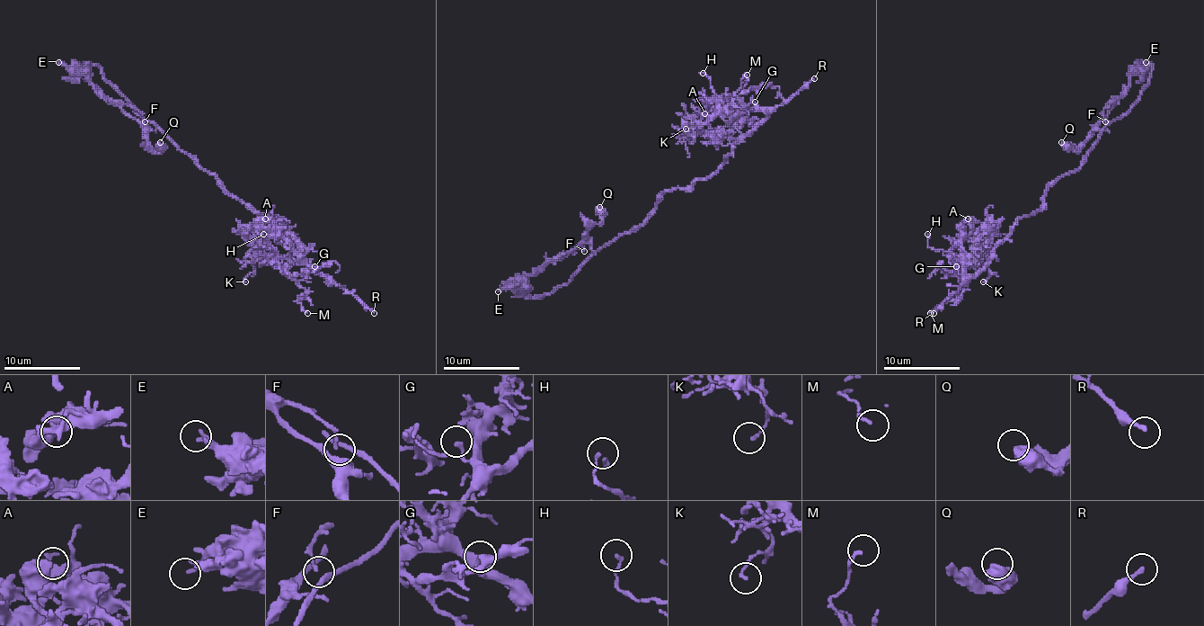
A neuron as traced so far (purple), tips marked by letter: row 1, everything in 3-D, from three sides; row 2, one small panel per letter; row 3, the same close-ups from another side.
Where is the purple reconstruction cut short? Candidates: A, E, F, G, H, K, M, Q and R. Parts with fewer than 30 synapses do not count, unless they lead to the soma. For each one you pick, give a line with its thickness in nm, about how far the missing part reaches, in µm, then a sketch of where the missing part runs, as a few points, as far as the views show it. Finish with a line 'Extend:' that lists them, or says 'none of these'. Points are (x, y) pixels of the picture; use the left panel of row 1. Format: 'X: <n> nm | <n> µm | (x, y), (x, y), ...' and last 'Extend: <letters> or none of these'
R: 220 nm | 45 µm
Extend: R

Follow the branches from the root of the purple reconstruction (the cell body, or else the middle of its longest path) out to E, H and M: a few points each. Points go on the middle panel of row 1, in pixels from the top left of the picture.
E: (667, 192), (653, 212), (632, 229), (596, 251), (580, 243), (498, 291)
H: (667, 192), (706, 180), (743, 136), (737, 129), (737, 117), (726, 115), (718, 107), (711, 80), (703, 73)
M: (667, 192), (706, 180), (743, 136), (737, 113), (730, 113), (728, 107), (745, 107), (735, 92), (747, 75)

